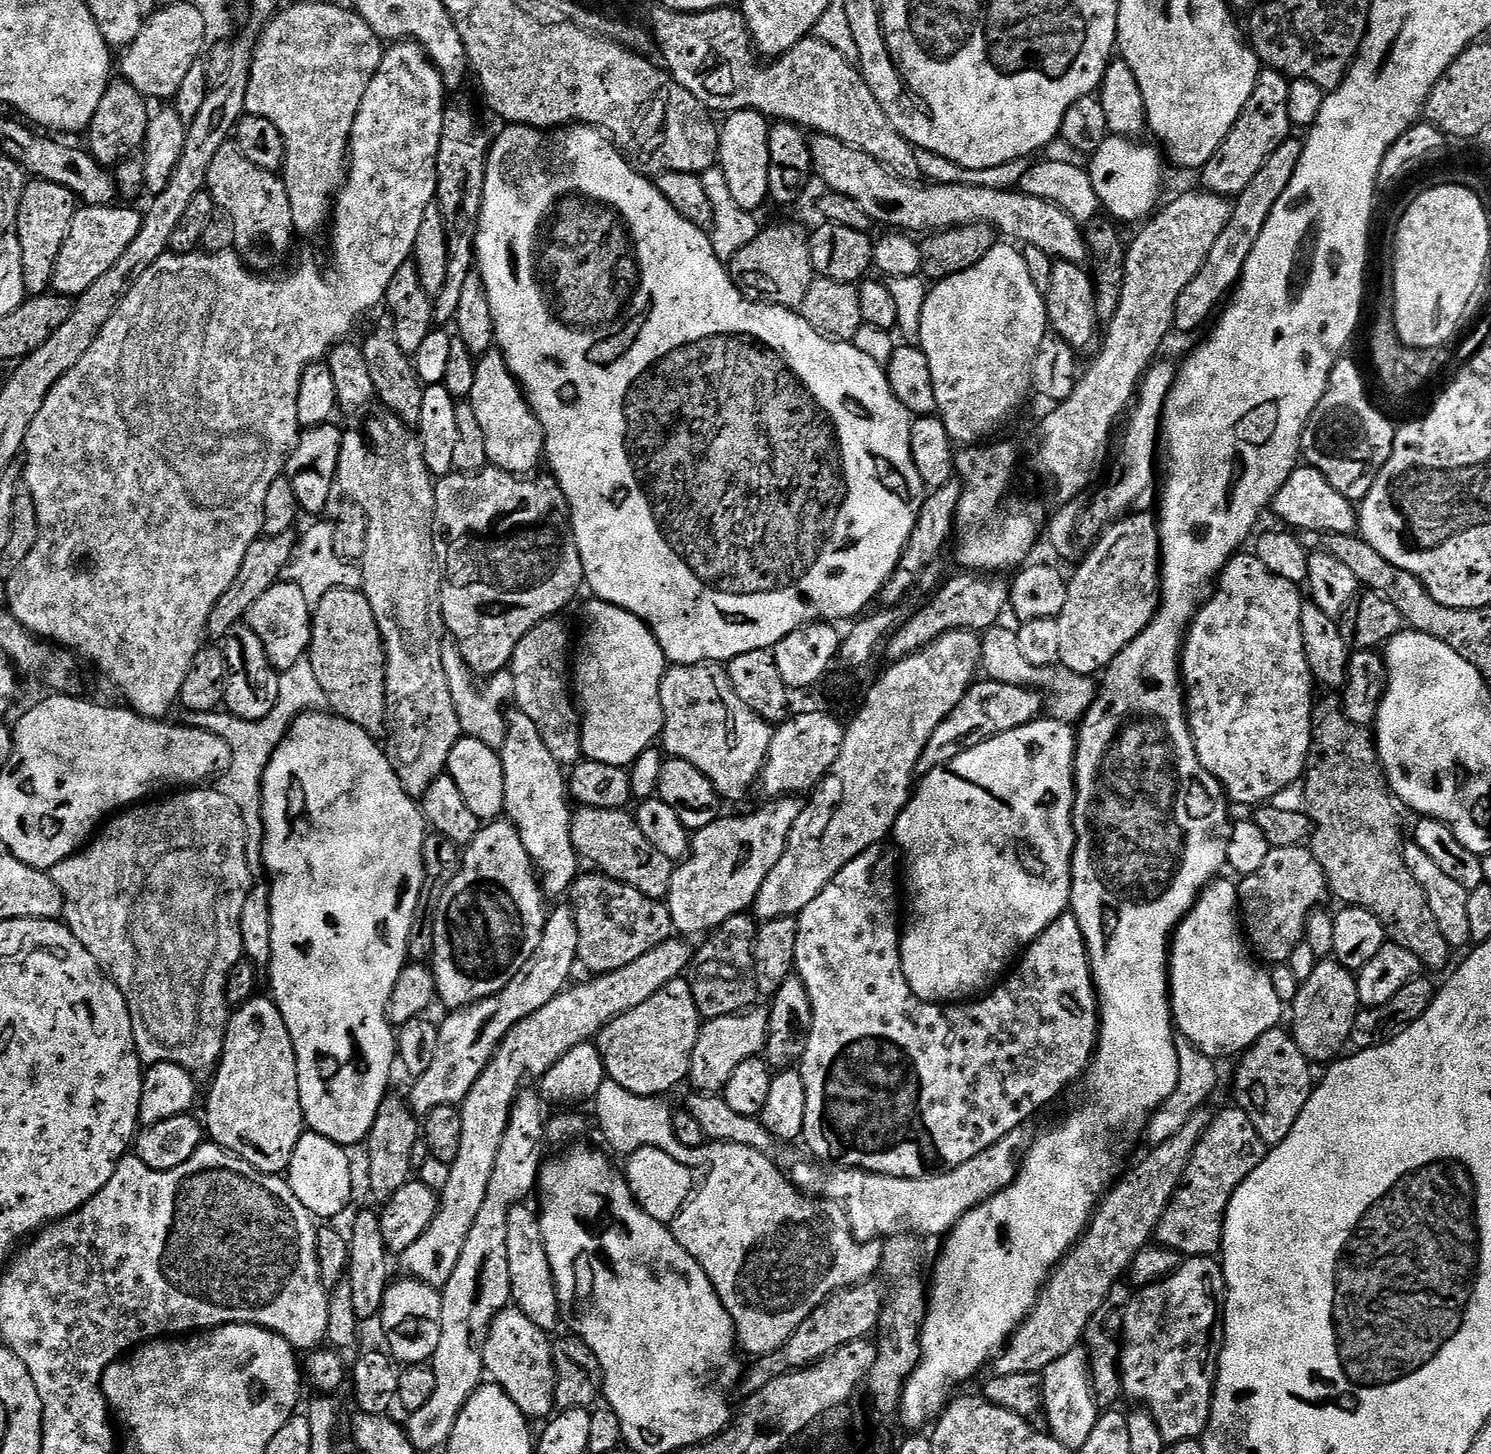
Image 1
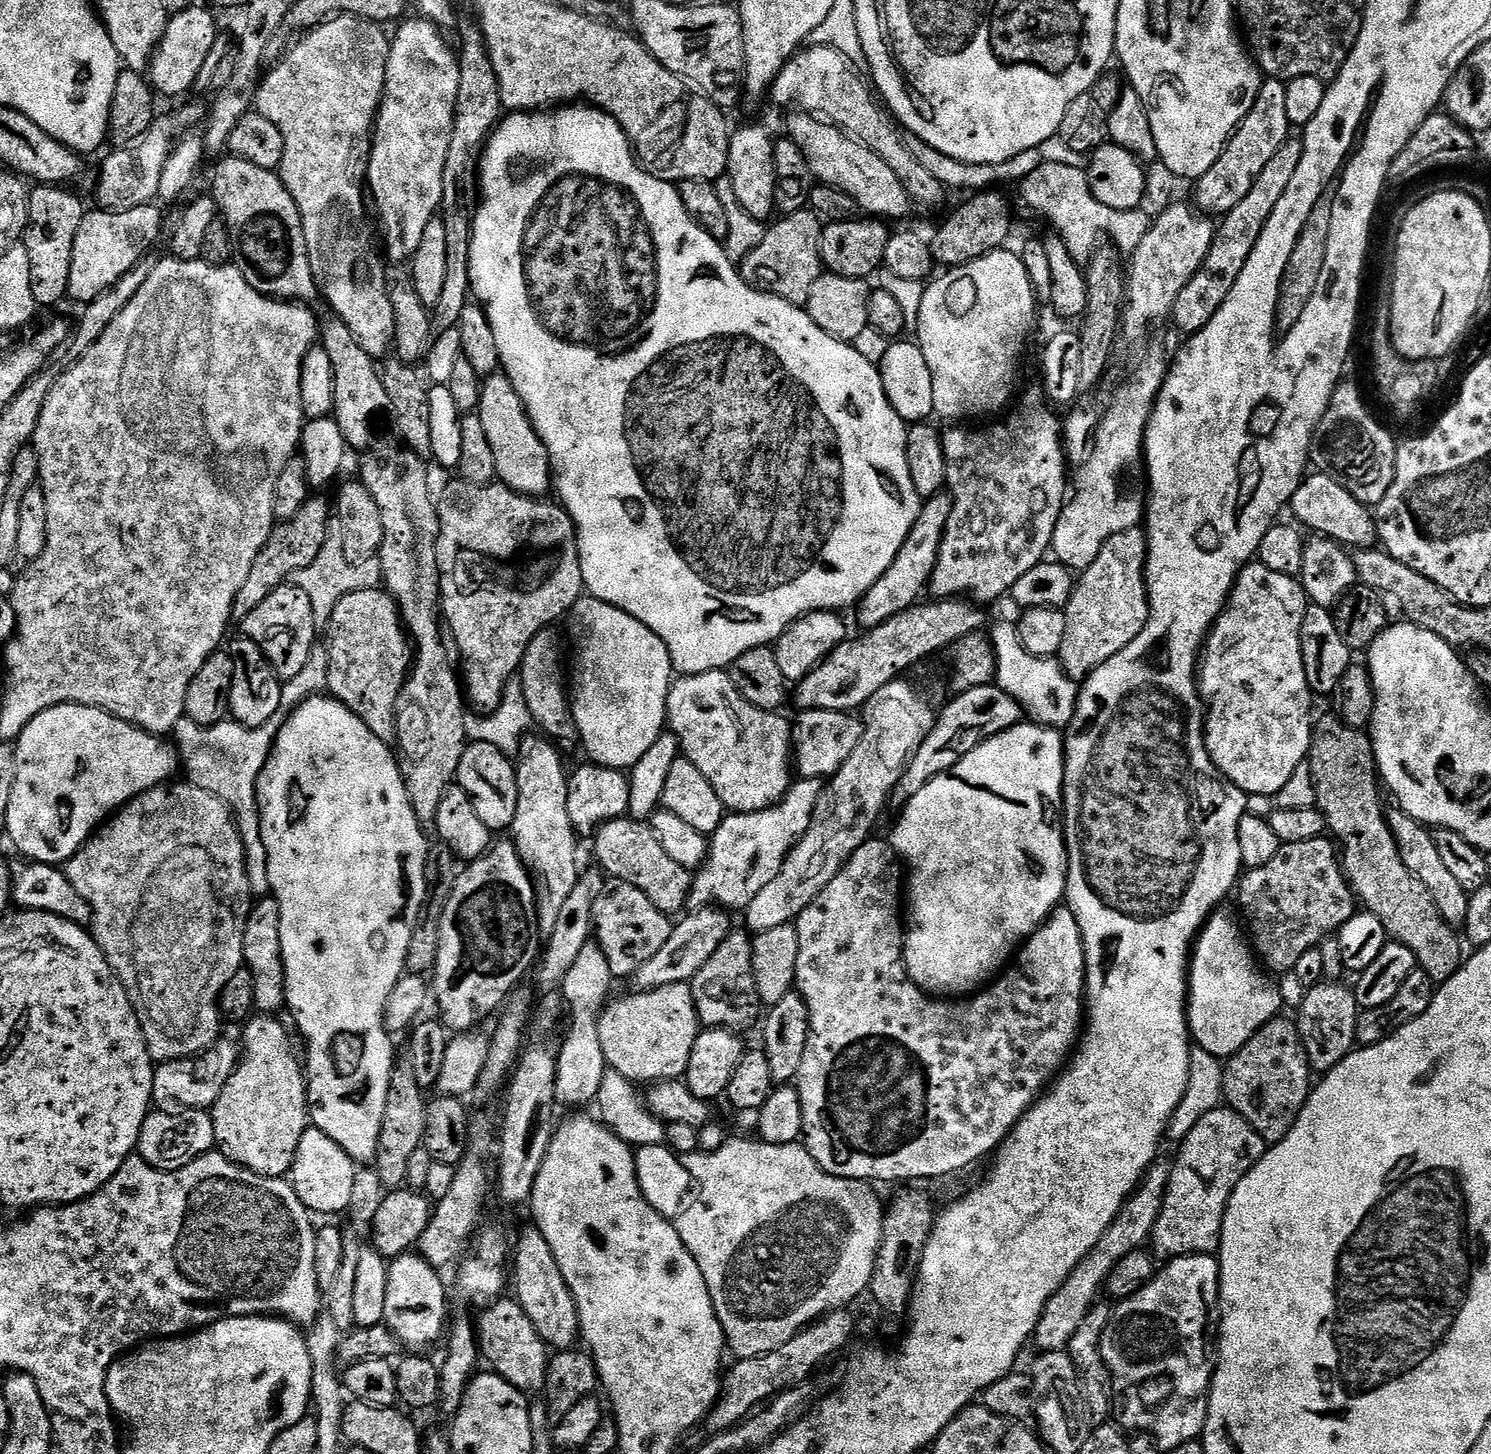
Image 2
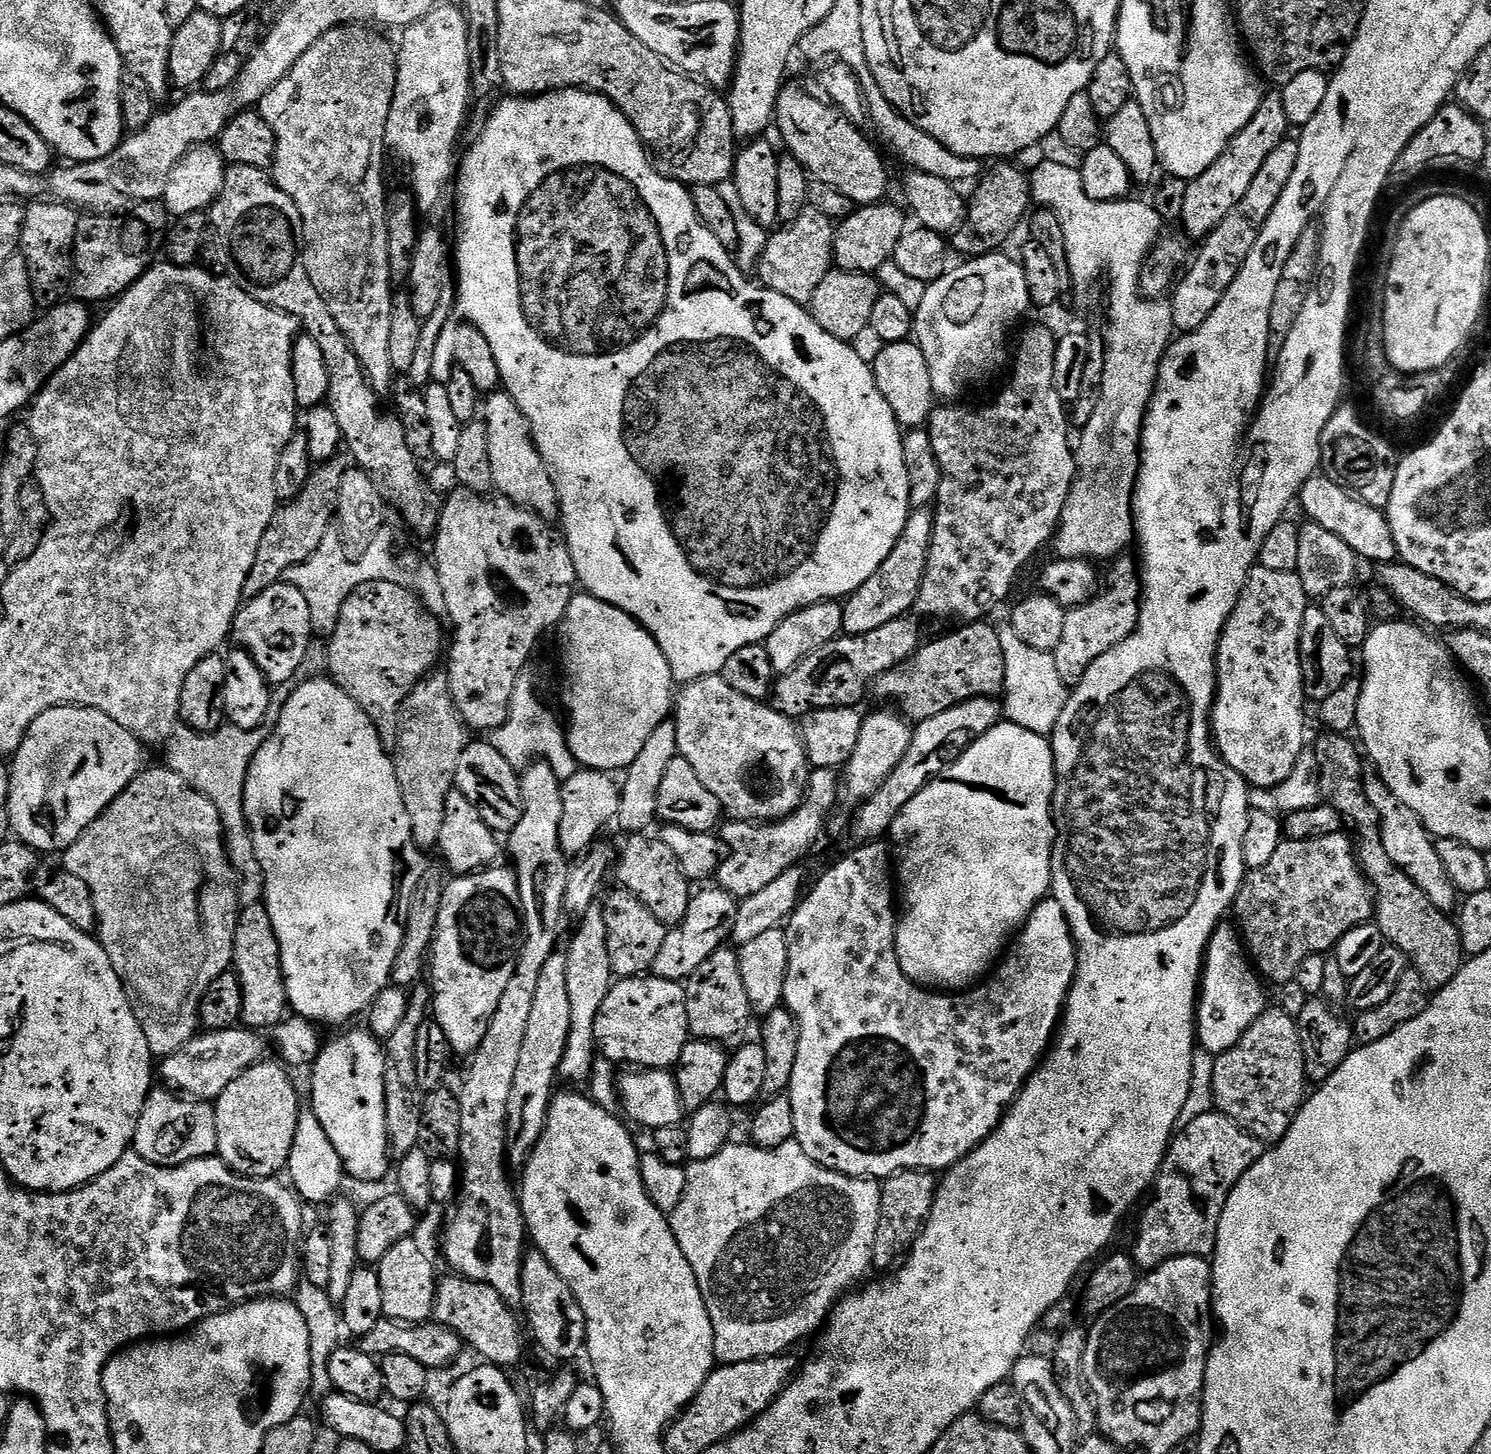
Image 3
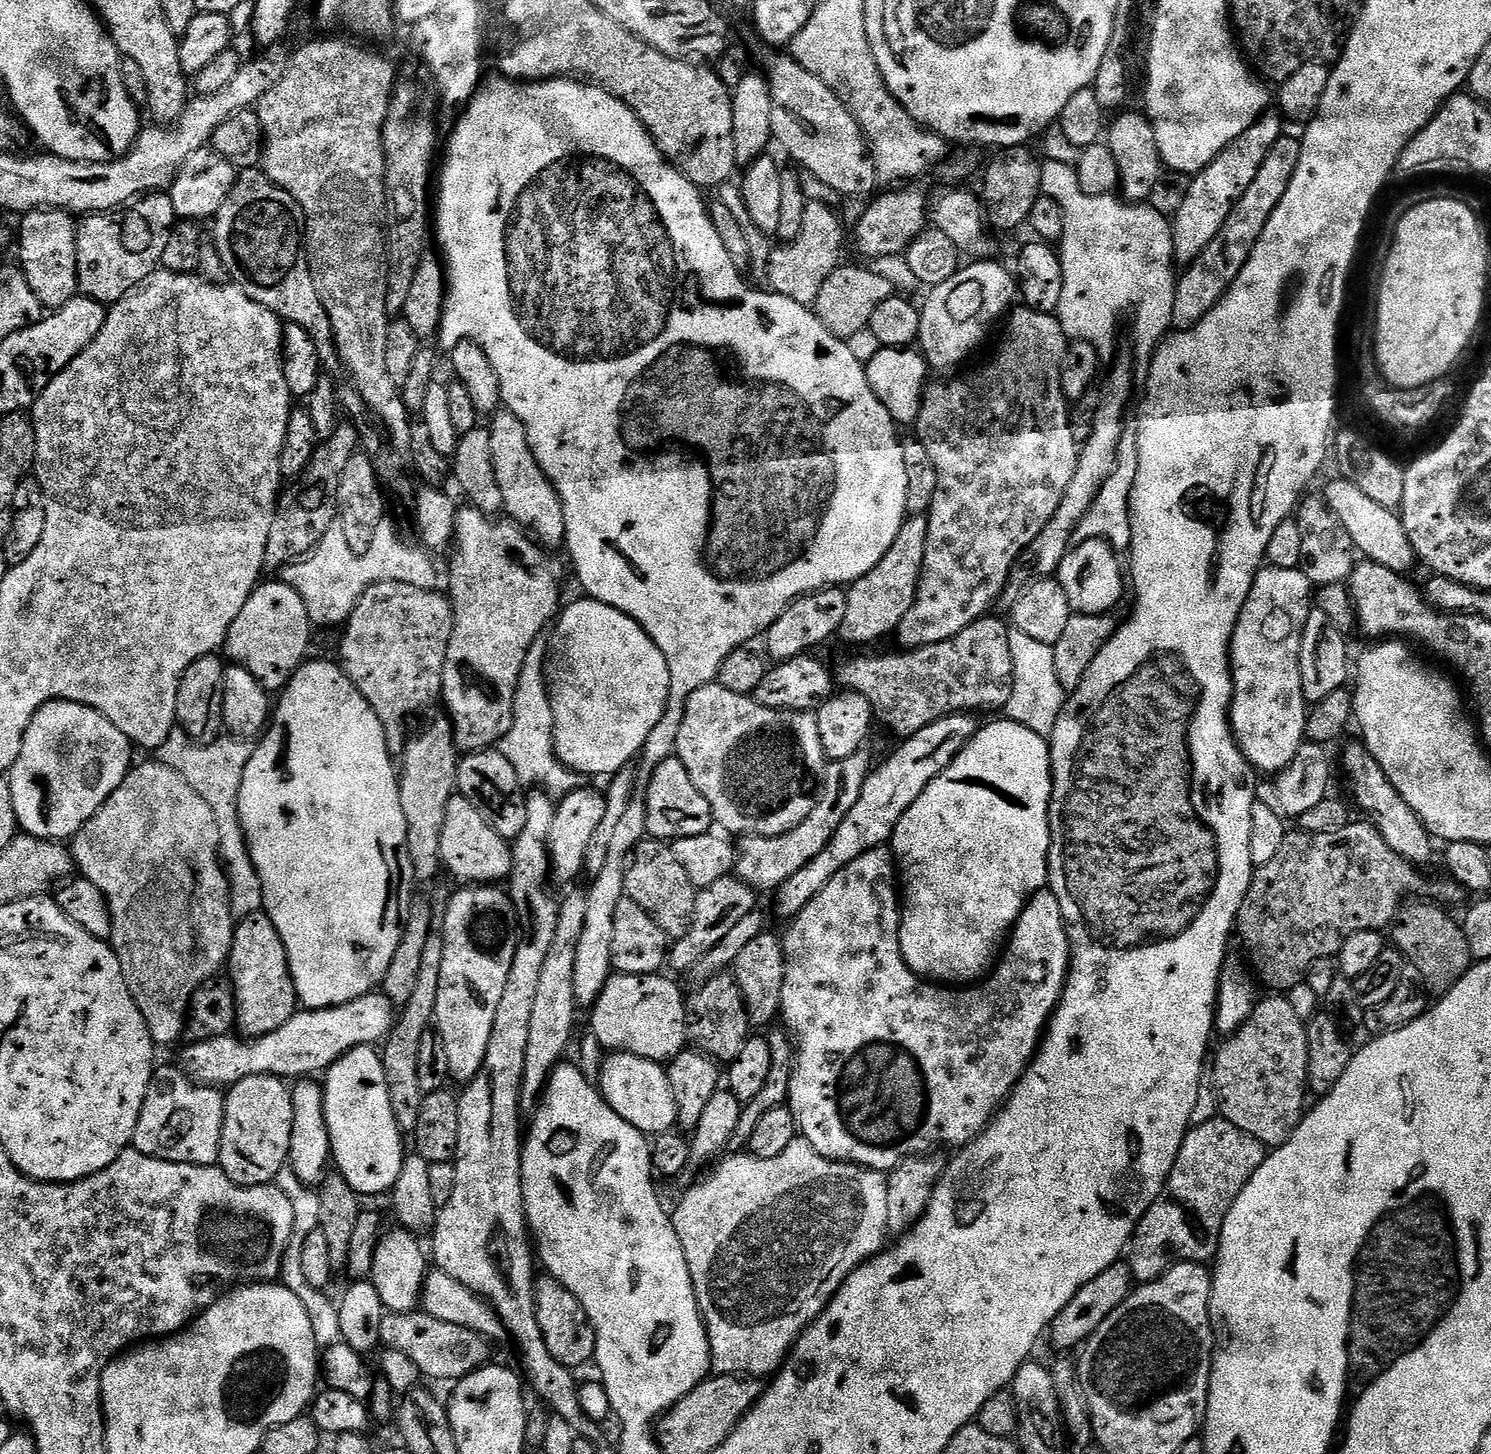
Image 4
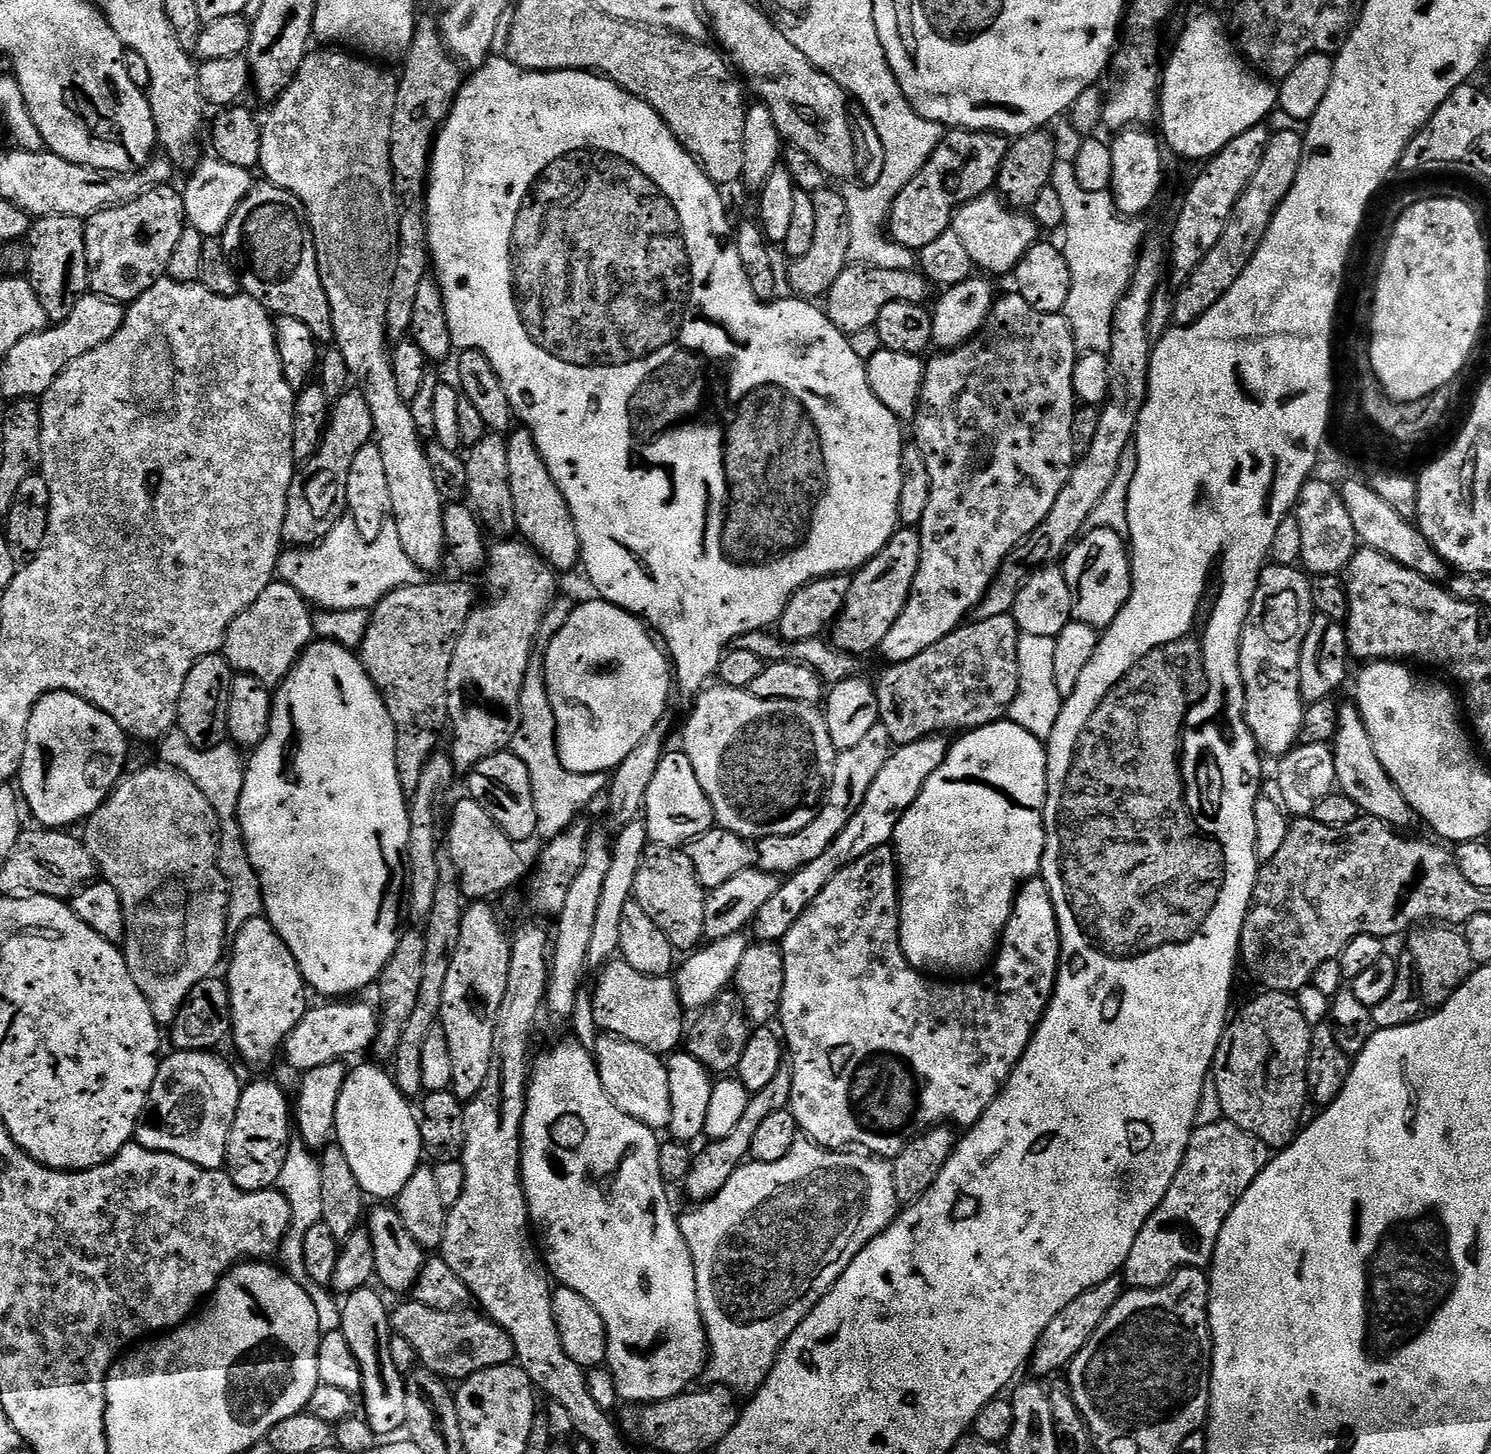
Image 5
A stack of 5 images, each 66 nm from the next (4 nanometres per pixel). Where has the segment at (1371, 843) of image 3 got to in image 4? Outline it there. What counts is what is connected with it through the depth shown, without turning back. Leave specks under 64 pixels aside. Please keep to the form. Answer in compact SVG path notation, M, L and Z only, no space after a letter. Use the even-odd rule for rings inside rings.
M1420 902L1405 903L1400 909L1400 915L1391 929L1392 940L1397 944L1393 945L1399 949L1407 963L1418 966L1422 978L1426 978L1429 993L1443 994L1449 992L1472 967L1474 961L1470 945L1466 943L1461 921L1457 917L1455 920L1454 917L1447 916L1444 913L1447 911L1439 903L1416 903Z

